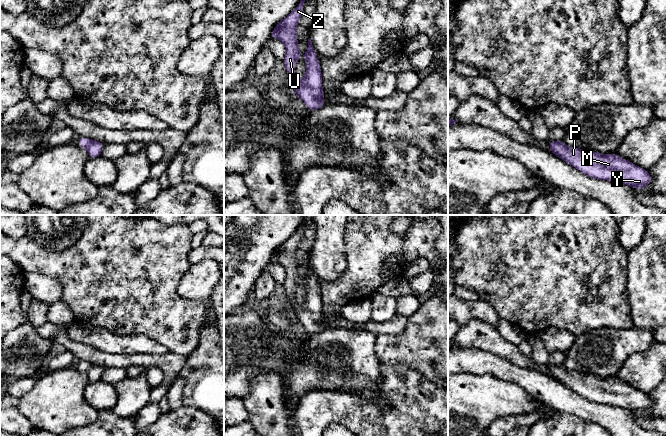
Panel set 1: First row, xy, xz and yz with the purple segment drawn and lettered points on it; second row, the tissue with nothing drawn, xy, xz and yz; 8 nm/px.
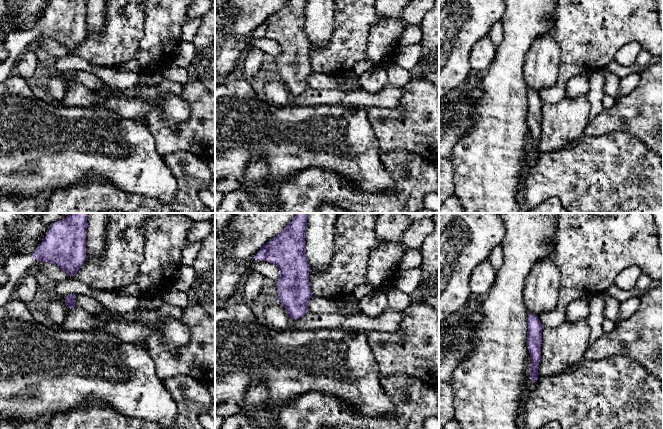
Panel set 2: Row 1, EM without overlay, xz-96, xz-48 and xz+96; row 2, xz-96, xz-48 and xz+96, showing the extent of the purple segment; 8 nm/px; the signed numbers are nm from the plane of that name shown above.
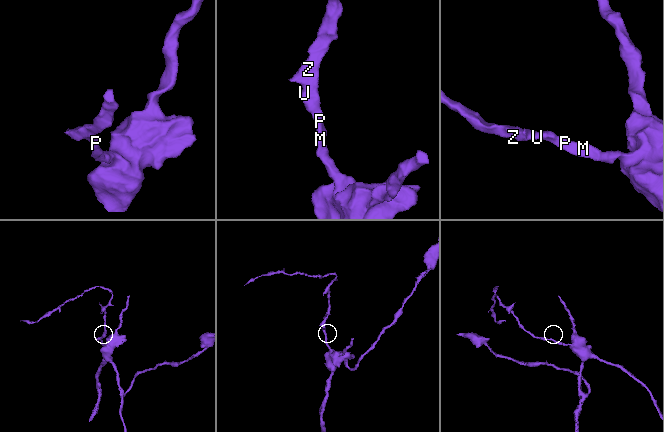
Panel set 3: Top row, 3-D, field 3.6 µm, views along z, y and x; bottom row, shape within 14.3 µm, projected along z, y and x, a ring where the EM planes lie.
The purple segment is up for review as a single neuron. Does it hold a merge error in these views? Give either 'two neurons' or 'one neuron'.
one neuron

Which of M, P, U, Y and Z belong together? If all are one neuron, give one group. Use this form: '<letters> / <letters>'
M P U Y Z

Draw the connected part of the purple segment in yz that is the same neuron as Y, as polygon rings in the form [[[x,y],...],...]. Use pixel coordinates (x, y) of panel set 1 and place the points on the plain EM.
[[[563,364],[548,365],[548,369],[551,377],[591,402],[622,407],[636,413],[644,413],[652,405],[648,394],[634,389],[616,377],[584,375],[568,371]]]

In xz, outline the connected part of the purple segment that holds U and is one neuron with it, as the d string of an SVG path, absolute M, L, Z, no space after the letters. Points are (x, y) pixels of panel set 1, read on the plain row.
M309 215L306 220L302 221L297 231L276 249L271 257L271 263L279 263L285 268L287 277L283 286L288 302L294 308L294 318L305 325L309 335L315 335L325 330L325 328L321 289L318 286L311 262L308 263L308 272L304 280L307 289L305 302L298 304L294 294L297 284L301 282L298 274L297 250L303 237L304 226L311 219L312 215Z

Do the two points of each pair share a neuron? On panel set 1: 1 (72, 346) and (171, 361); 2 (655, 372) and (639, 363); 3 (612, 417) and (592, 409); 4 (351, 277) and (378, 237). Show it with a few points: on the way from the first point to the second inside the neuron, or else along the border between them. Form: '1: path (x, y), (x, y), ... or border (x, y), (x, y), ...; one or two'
1: path (97, 357), (104, 360), (146, 360); one
2: path (651, 371), (643, 367); one
3: path (607, 416), (597, 413); one
4: path (361, 267), (365, 263), (368, 247); one

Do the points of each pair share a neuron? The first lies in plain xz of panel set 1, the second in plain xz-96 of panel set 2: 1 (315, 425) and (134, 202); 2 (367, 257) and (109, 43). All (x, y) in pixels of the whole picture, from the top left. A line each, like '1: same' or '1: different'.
1: same
2: same

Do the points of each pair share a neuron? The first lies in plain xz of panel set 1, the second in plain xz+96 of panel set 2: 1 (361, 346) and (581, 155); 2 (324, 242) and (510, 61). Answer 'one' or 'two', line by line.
1: two
2: two

